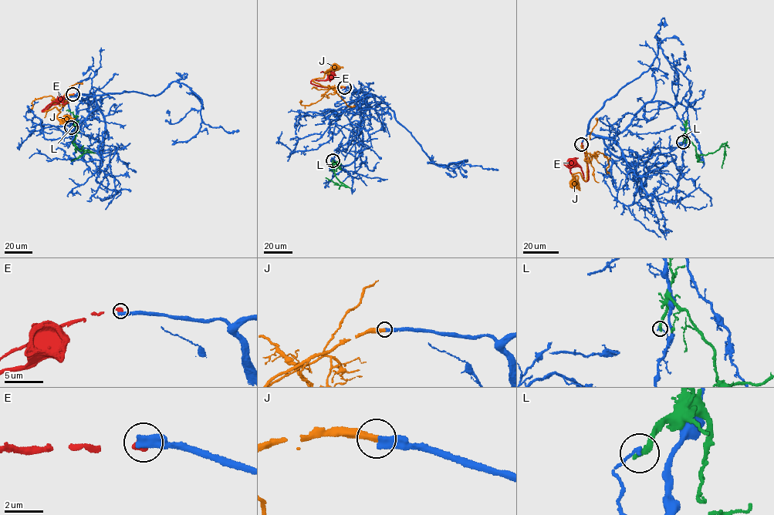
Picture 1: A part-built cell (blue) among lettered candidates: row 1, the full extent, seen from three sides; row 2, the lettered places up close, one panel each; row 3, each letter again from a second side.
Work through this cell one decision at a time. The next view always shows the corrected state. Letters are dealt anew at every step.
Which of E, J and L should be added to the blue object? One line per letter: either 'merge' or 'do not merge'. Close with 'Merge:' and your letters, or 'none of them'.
E: do not merge
J: merge
L: do not merge
Merge: J

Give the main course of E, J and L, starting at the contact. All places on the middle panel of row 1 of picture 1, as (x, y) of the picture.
E: (345, 87), (324, 87), (311, 82), (315, 79), (326, 80), (338, 67)
J: (344, 86), (324, 86), (312, 80), (323, 77), (327, 70), (329, 73), (325, 72), (343, 67)
L: (332, 160), (337, 164), (334, 166), (331, 164), (336, 177), (347, 186), (339, 186), (326, 177)

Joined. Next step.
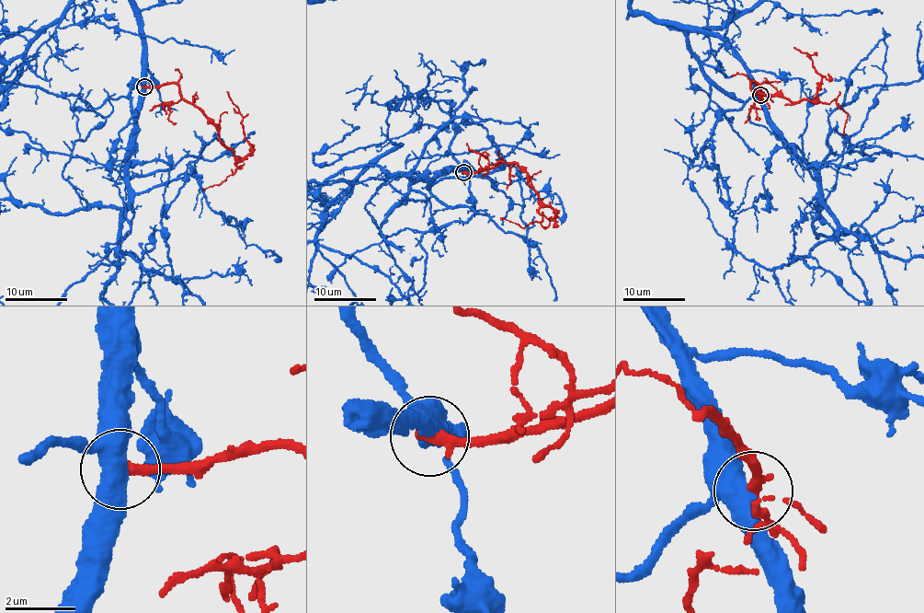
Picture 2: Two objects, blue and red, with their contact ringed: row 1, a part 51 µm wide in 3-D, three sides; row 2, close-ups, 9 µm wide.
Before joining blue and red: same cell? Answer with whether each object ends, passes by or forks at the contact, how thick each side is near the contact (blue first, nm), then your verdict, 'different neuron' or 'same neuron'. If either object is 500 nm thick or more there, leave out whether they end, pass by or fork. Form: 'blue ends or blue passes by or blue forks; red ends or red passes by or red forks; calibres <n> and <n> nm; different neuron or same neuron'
calibres 550 and 360 nm; different neuron

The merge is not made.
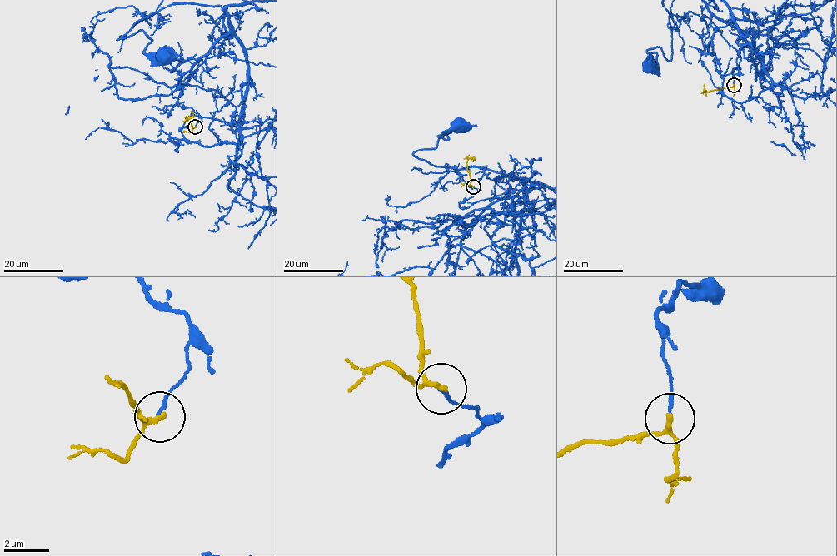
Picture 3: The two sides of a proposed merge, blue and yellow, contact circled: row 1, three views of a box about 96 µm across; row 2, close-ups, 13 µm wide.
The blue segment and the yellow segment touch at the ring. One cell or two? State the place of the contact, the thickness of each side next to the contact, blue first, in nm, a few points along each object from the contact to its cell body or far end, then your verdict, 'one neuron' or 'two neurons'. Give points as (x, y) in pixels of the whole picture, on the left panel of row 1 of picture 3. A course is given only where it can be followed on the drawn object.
(195, 126) | 110/180 nm | blue via (194, 126), (199, 114), (177, 98), (227, 14), (169, 5), (117, 39), (142, 31), (146, 53), (164, 57) | yellow via (195, 126), (186, 117), (192, 116), (191, 111) | two neurons

